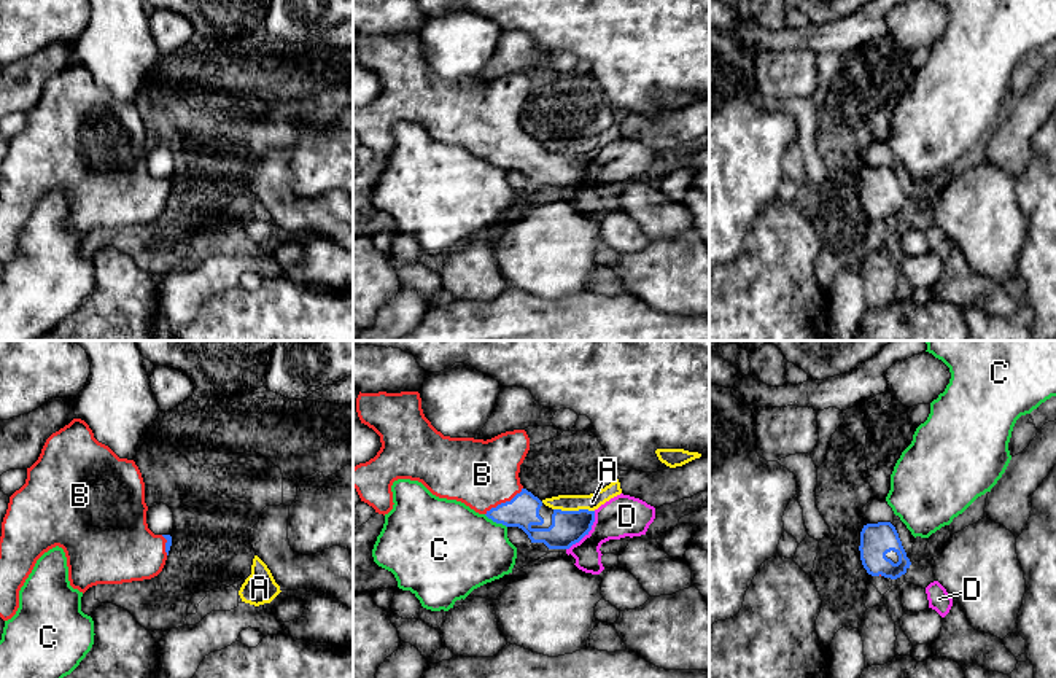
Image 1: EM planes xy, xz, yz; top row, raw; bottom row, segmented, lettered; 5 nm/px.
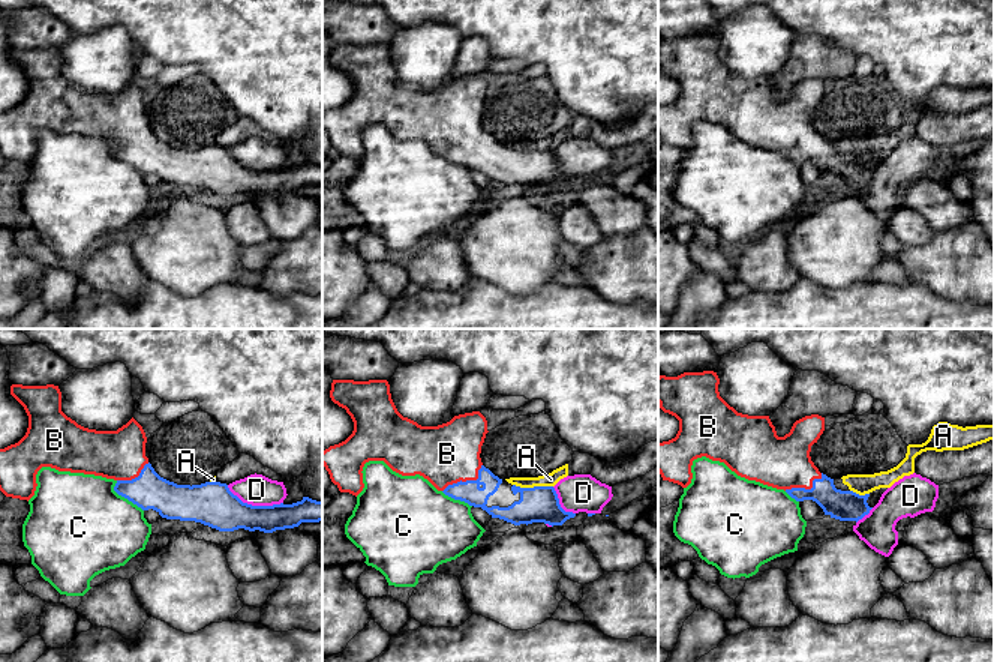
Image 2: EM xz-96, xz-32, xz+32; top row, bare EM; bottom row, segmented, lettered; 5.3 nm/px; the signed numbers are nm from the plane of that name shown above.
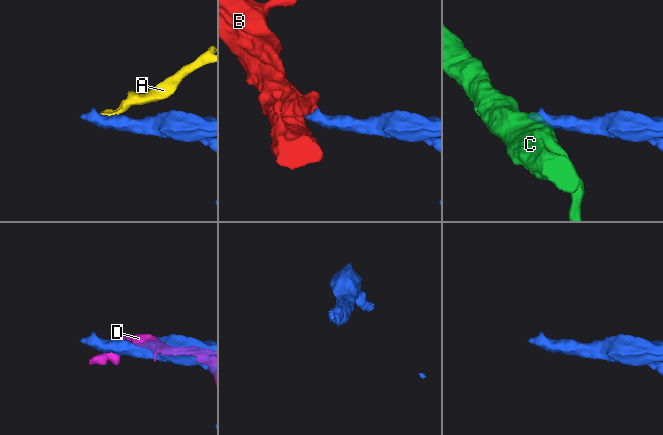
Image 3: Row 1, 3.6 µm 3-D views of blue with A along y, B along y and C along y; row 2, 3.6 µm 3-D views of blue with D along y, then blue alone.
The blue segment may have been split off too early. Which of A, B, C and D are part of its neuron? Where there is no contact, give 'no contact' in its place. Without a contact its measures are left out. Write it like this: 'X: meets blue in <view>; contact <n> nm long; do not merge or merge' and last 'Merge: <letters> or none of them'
A: meets blue in xz; contact 200 nm long; do not merge
B: meets blue in xz; contact 240 nm long; merge
C: meets blue in xz; contact 140 nm long; do not merge
D: meets blue in xz; contact 240 nm long; do not merge
Merge: B

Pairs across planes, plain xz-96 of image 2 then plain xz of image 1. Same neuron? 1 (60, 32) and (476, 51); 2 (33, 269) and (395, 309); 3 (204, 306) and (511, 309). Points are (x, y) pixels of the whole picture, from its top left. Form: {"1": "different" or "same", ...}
{"1": "different", "2": "different", "3": "same"}

